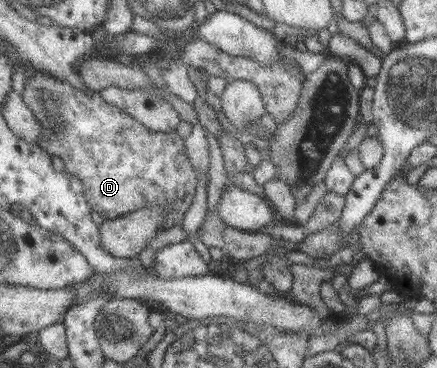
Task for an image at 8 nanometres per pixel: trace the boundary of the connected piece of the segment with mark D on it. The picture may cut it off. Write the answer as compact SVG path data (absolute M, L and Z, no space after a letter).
M39 70L38 73L31 73L29 77L25 78L25 91L21 91L21 100L25 99L25 106L31 109L33 113L33 118L37 120L37 124L41 124L41 137L37 139L37 145L41 150L44 150L49 154L49 156L58 157L63 162L64 172L69 174L69 176L73 176L77 178L78 181L81 182L83 197L87 202L87 205L90 207L92 211L97 212L101 217L105 219L113 219L119 217L121 215L125 215L127 213L131 213L132 211L137 211L139 209L143 209L144 207L154 207L154 205L164 205L166 209L166 214L164 215L165 225L161 227L160 231L165 231L173 226L181 226L181 222L183 222L184 213L189 209L191 205L193 196L196 192L197 178L195 172L193 172L193 168L191 168L191 164L189 164L189 159L185 154L185 143L184 139L179 136L174 136L173 134L163 134L155 131L150 131L145 128L143 125L140 125L135 119L129 117L121 111L121 109L117 109L117 107L112 107L107 103L103 102L103 99L98 95L97 92L90 90L89 88L75 88L71 87L69 83L63 83L63 80L59 78L53 77Z

